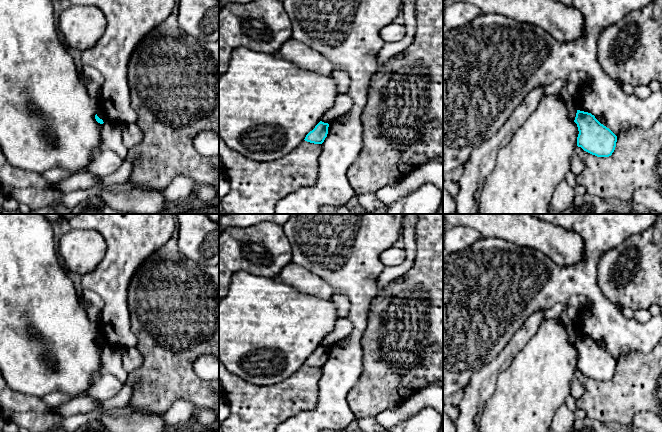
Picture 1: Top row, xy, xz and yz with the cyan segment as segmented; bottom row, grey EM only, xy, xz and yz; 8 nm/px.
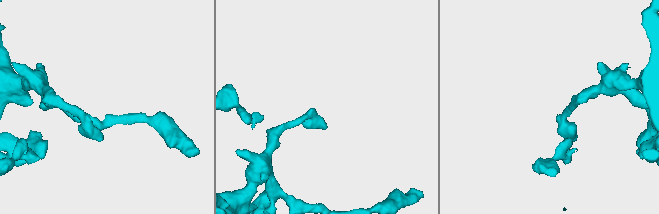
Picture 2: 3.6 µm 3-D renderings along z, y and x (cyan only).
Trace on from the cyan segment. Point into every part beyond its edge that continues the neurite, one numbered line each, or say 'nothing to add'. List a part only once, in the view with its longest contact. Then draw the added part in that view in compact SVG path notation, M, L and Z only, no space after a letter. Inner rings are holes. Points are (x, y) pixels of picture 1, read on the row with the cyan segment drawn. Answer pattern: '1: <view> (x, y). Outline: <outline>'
nothing to add

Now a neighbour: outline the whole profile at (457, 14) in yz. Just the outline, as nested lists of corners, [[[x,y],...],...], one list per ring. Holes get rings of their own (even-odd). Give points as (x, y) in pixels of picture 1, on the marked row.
[[[453,2],[443,12],[443,30],[455,29],[470,23],[481,15],[481,10],[466,2]]]

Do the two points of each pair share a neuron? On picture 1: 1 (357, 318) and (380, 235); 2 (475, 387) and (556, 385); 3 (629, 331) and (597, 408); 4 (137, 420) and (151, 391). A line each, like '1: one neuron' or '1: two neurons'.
1: one neuron
2: two neurons
3: two neurons
4: two neurons

